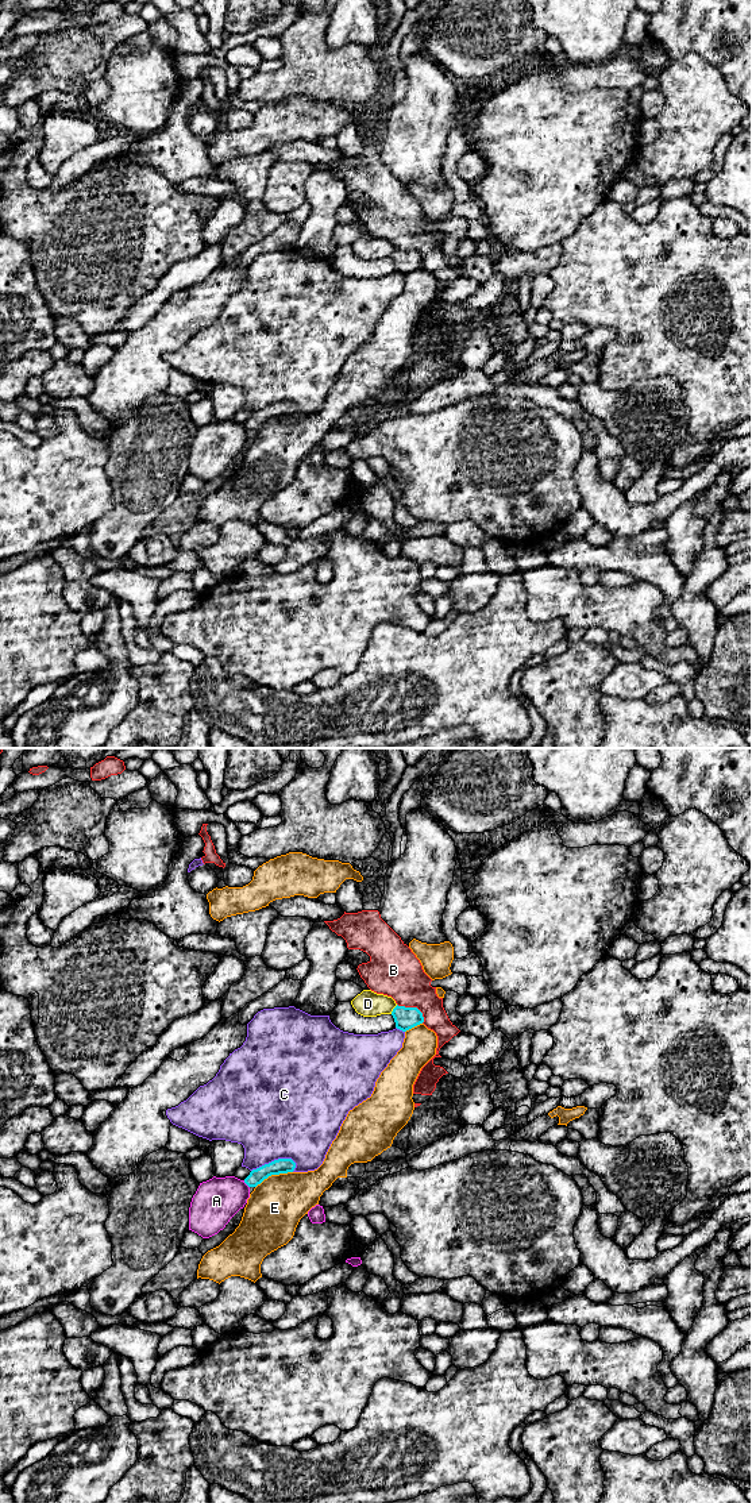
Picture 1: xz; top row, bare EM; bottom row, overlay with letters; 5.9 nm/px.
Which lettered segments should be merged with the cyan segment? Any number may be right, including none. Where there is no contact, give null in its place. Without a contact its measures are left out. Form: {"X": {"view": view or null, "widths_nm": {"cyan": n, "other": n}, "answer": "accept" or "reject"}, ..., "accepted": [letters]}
{"A": {"view": "xz", "widths_nm": {"cyan": 100, "other": 280}, "answer": "reject"}, "B": {"view": "xz", "widths_nm": {"cyan": 140, "other": 300}, "answer": "reject"}, "C": {"view": "xz", "widths_nm": {"cyan": 100, "other": 480}, "answer": "reject"}, "D": {"view": "xz", "widths_nm": {"cyan": 140, "other": 160}, "answer": "reject"}, "E": {"view": "xz", "widths_nm": {"cyan": 100, "other": 320}, "answer": "reject"}, "accepted": []}

